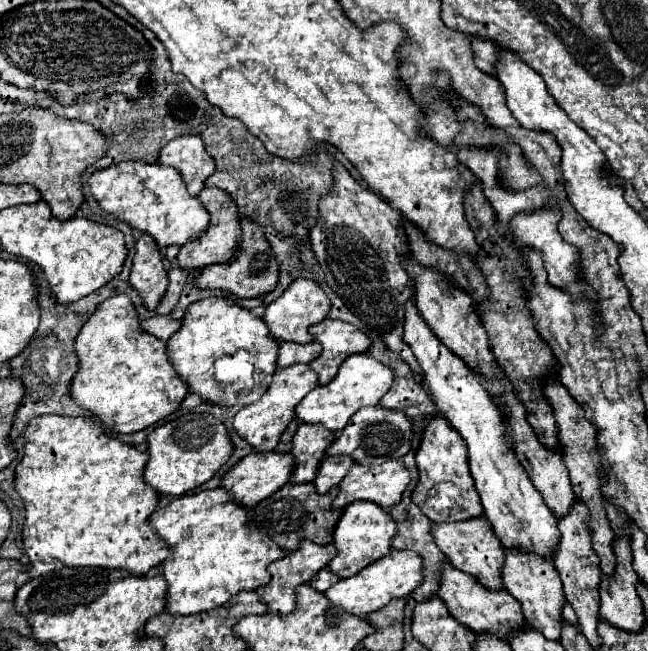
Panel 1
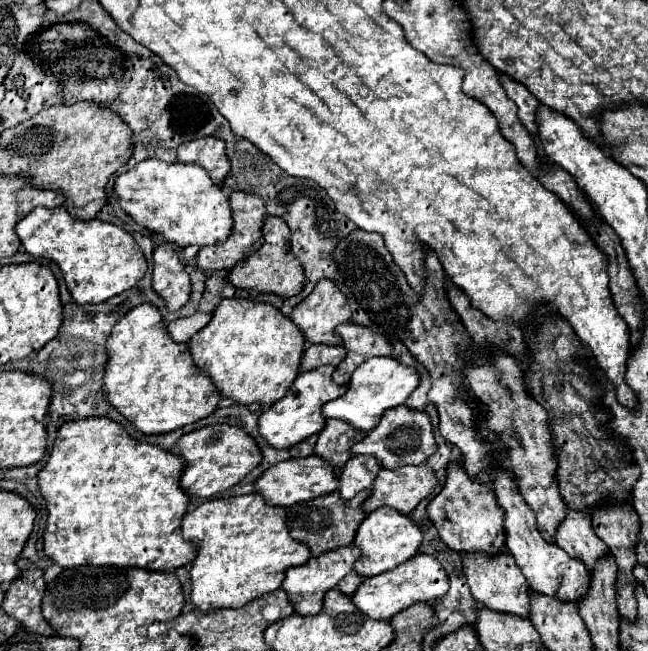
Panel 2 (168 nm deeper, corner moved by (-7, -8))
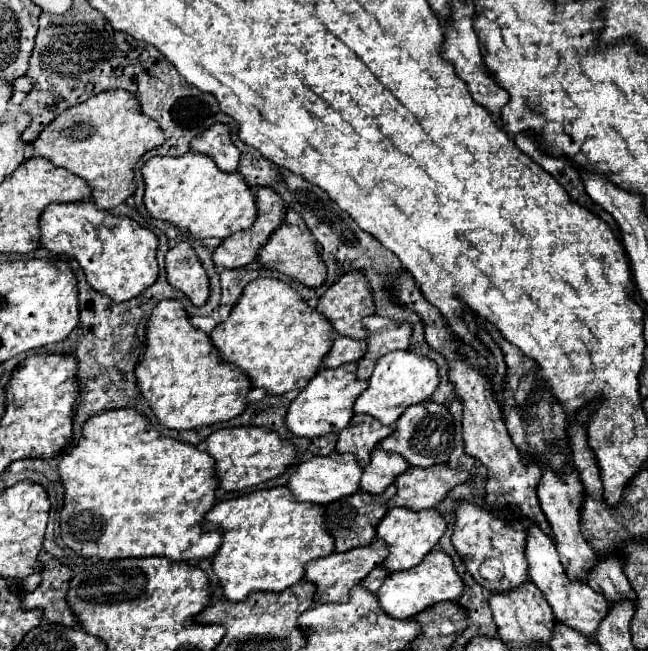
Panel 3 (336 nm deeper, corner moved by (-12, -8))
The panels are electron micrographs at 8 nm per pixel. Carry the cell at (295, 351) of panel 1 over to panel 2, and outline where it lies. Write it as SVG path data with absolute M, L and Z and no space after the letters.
M309 345L301 359L301 371L311 371L321 365L339 365L345 359L347 351L343 345Z

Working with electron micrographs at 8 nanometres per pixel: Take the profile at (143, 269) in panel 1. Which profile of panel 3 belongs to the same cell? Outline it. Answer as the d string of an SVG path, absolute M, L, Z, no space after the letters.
M188 241L176 243L166 253L166 277L168 277L168 283L180 289L196 307L206 303L210 293L208 275L204 273Z

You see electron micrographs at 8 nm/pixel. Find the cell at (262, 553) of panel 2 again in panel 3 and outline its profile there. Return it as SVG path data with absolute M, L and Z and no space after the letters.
M286 487L252 491L250 495L240 495L216 503L206 513L206 521L218 525L224 535L220 549L212 557L212 571L218 577L218 585L224 591L226 599L244 601L254 591L284 591L284 587L290 587L304 577L306 563L328 557L334 551L334 541L322 525L322 513L324 509L320 505L294 501Z

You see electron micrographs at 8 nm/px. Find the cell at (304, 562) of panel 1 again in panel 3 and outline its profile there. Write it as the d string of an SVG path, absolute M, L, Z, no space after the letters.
M376 539L374 543L370 543L366 547L354 547L346 553L332 553L328 557L308 563L304 579L316 585L314 601L316 603L344 603L344 601L348 601L348 591L360 579L364 579L364 575L368 575L368 571L372 571L374 567L378 567L386 559L386 555L388 555L386 551L388 549L384 547L384 543L380 543L380 539Z

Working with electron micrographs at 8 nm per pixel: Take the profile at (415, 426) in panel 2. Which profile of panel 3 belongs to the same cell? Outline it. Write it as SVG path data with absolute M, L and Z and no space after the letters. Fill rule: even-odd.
M424 401L424 403L418 403L416 407L408 407L408 411L404 411L396 421L394 433L382 439L376 445L376 449L398 453L412 467L430 467L430 465L448 461L448 455L452 451L452 439L454 439L454 433L452 433L448 409L434 401ZM424 419L426 419L426 429L424 429Z

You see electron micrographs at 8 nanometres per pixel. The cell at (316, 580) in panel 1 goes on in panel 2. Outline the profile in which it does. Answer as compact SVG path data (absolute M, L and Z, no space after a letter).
M351 571L347 577L343 577L341 581L339 581L339 591L343 591L345 595L353 595L357 589L359 589L359 585L363 583L363 577L361 575L355 575L355 571Z

